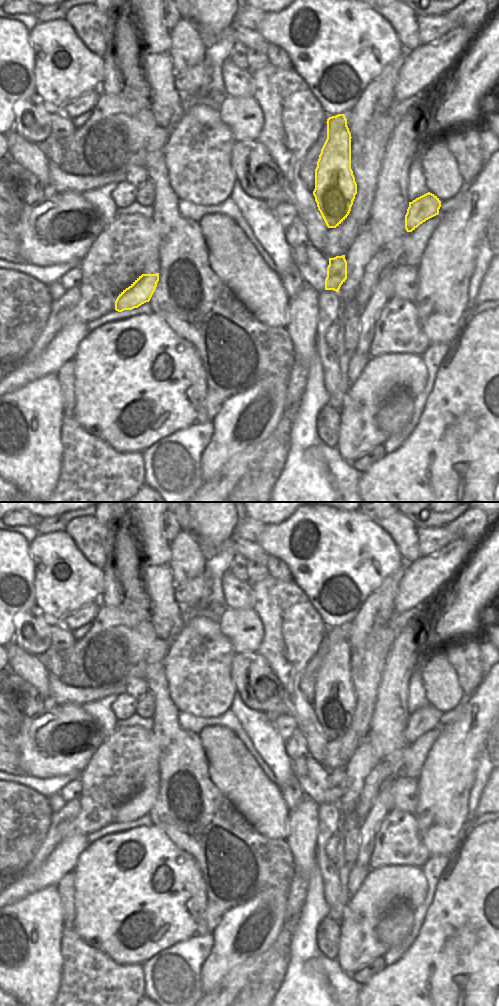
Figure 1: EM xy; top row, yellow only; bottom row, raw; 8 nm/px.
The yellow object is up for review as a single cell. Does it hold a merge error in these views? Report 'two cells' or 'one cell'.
one cell

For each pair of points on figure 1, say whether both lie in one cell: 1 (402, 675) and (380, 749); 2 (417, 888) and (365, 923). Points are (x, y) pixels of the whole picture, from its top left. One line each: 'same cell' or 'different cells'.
1: same cell
2: same cell

